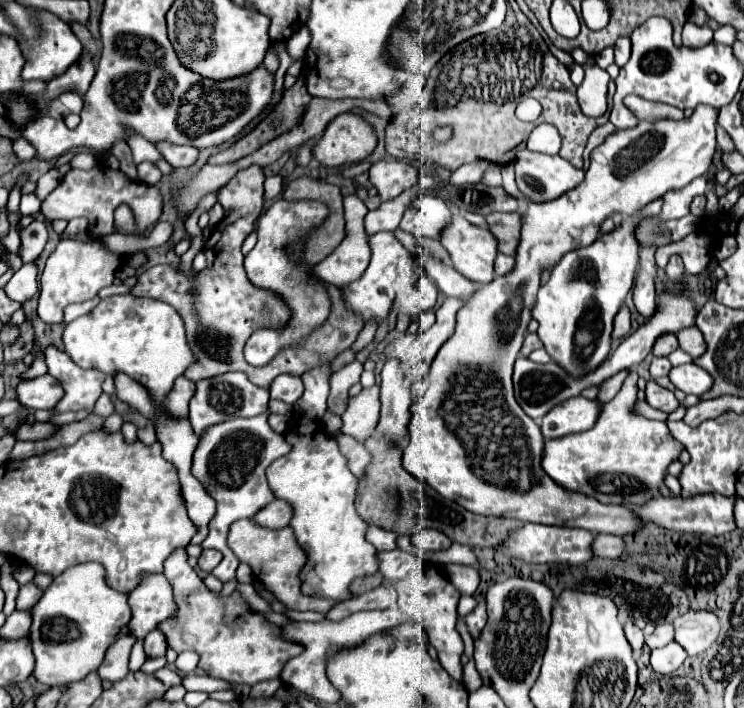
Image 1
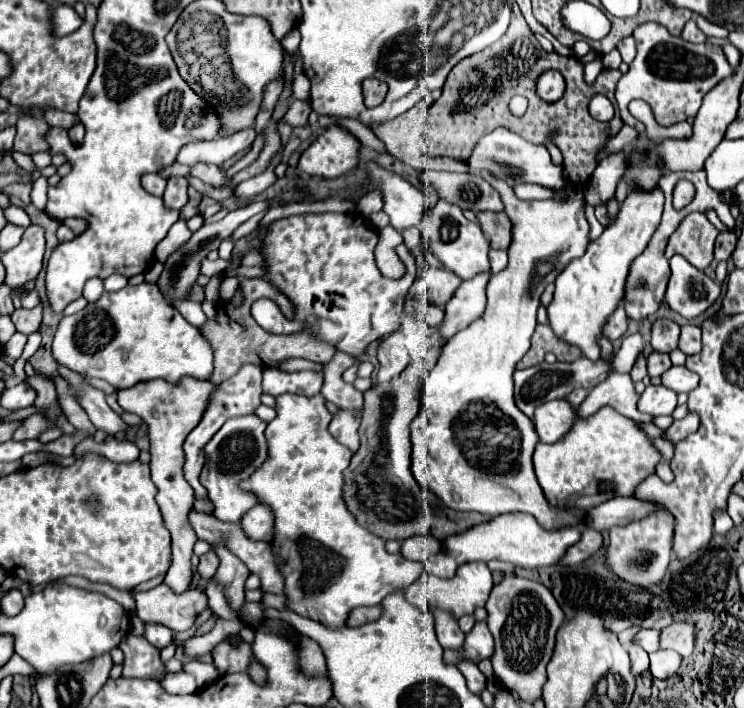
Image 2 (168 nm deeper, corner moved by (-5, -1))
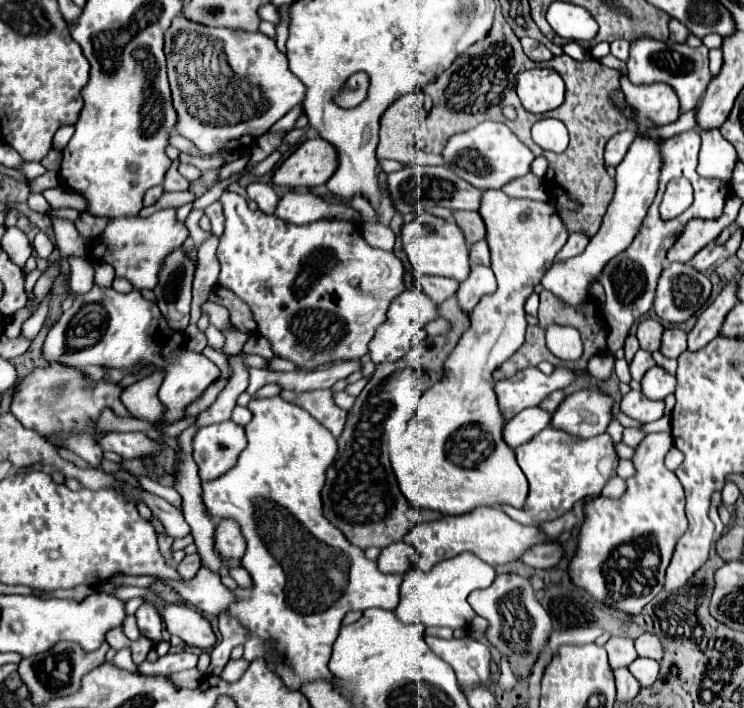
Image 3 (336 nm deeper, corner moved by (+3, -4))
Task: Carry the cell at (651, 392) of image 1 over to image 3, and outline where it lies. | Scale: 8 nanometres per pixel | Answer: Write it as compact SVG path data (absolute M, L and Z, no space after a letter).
M632 390L626 396L622 396L620 410L626 416L630 416L630 418L642 422L642 424L646 424L646 422L654 422L654 420L662 418L662 414L664 414L664 402L660 402L660 400L658 402L648 400L642 392Z

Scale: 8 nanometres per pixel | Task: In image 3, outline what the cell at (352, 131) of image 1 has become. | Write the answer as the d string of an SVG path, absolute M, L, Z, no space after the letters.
M320 140L300 144L272 174L272 184L282 188L314 188L326 184L336 168L334 148Z

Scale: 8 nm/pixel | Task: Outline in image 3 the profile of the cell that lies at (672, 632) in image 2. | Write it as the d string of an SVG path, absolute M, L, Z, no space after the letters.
M642 634L634 640L634 646L636 646L636 652L638 656L644 656L644 658L654 658L654 660L662 660L662 644L660 644L660 638L654 636L654 634Z

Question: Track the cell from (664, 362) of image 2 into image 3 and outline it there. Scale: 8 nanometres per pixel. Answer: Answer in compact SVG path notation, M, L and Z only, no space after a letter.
M638 350L636 356L634 356L632 362L630 362L630 376L632 376L632 380L642 380L642 374L644 374L648 368L652 368L654 364L656 364L656 362L652 360L652 354L650 354L650 352Z

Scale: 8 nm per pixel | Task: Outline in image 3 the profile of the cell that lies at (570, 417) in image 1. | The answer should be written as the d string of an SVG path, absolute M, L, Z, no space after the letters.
M538 406L526 408L520 414L516 414L514 418L506 420L502 428L502 438L506 444L510 444L510 448L516 448L522 442L528 442L530 438L534 438L548 424L550 424L550 414L546 410Z

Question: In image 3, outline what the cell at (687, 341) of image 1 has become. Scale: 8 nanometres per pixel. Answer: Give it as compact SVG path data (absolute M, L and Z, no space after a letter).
M666 328L662 334L660 352L666 358L678 358L682 352L686 352L686 332L680 328Z

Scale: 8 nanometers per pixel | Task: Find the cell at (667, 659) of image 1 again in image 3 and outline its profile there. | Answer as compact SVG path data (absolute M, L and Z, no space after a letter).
M636 658L628 670L630 674L634 674L634 678L640 682L640 686L652 686L658 678L658 662L650 660L650 658Z

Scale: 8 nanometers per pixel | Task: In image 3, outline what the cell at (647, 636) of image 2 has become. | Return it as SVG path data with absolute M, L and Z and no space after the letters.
M624 636L610 638L604 644L604 648L608 652L608 662L610 662L610 668L612 670L622 668L622 666L628 666L638 656L636 650L634 650L634 640L632 638L624 638Z

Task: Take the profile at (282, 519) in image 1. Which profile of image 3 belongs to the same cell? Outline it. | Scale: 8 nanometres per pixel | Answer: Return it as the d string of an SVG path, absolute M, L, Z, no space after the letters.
M220 520L214 532L214 550L222 558L222 562L242 558L246 550L246 542L242 538L238 522L234 520Z

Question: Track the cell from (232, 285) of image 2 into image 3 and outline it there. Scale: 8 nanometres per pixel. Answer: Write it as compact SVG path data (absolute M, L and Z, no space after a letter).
M214 302L214 304L202 304L200 310L202 310L204 314L208 314L210 324L216 326L218 330L224 330L224 328L230 324L230 314L228 314L228 310L226 310L224 306L216 304L216 302Z

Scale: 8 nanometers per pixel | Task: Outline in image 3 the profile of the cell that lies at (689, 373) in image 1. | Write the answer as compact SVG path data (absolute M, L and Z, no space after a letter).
M654 366L644 374L644 378L640 380L640 386L642 386L640 390L642 390L642 394L646 394L646 398L664 400L668 394L674 392L676 378L672 374L668 374L664 368Z

